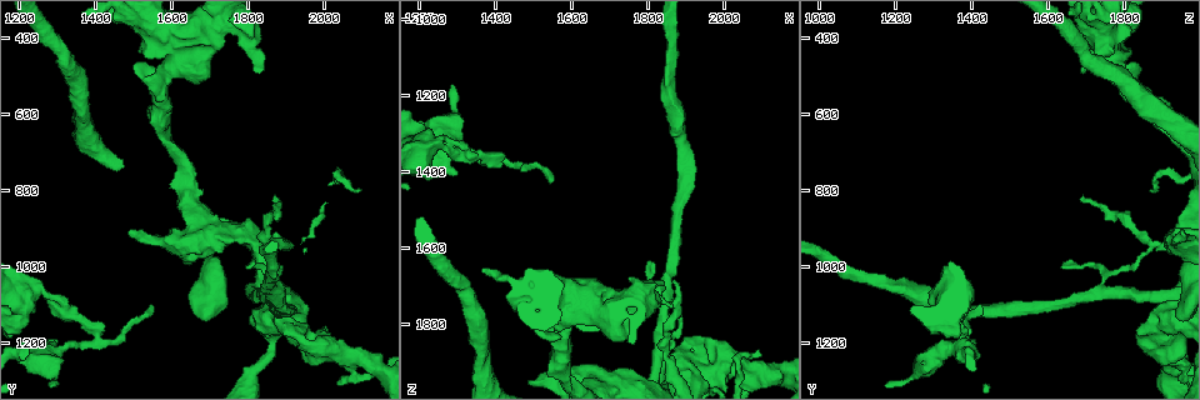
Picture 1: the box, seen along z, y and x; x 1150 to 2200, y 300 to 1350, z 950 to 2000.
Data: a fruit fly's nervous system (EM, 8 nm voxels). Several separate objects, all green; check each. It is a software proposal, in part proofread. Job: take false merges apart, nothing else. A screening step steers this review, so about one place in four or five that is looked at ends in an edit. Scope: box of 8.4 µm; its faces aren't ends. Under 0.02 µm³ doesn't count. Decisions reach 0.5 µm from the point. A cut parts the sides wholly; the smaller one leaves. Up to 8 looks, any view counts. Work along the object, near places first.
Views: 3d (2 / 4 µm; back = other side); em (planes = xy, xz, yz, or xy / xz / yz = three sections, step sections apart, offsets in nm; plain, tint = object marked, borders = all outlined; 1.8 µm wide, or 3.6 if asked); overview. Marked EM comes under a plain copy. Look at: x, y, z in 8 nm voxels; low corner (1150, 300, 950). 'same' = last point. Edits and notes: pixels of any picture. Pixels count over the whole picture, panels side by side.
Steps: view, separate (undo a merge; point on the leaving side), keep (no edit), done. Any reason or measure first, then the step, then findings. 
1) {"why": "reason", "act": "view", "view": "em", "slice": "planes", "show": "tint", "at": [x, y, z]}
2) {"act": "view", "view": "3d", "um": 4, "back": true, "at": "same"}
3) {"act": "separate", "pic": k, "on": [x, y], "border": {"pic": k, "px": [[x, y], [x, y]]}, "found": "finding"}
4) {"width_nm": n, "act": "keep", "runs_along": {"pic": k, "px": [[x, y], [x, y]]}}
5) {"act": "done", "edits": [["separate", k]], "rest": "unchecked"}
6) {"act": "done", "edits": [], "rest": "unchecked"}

{"why": "thick turns thin", "act": "view", "view": "3d", "um": 4, "at": [1640, 375, 1750]}

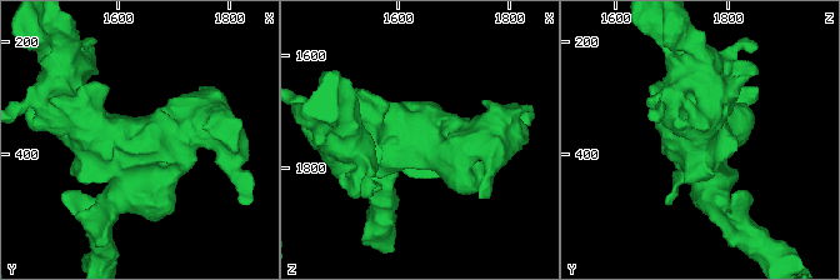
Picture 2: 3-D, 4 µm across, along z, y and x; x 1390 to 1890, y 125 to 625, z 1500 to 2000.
{"why": "now the EM", "act": "view", "view": "em", "um": 3.6, "slice": "planes", "show": "tint", "at": [1640, 385, 1750]}

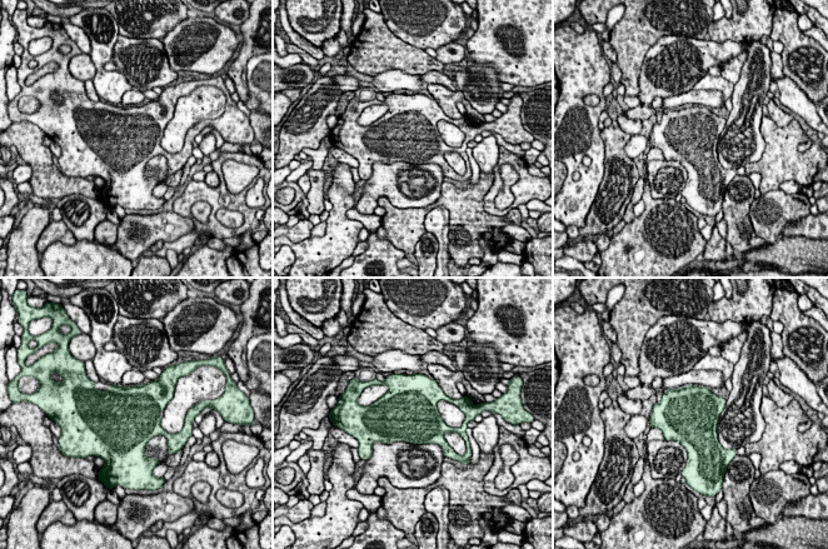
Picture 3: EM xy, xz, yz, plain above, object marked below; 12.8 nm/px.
{"width_nm": 750, "act": "keep", "found": "one neuron here"}

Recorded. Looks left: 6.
{"why": "sudden change in width", "act": "view", "view": "3d", "um": 2, "at": [1590, 935, 1940]}

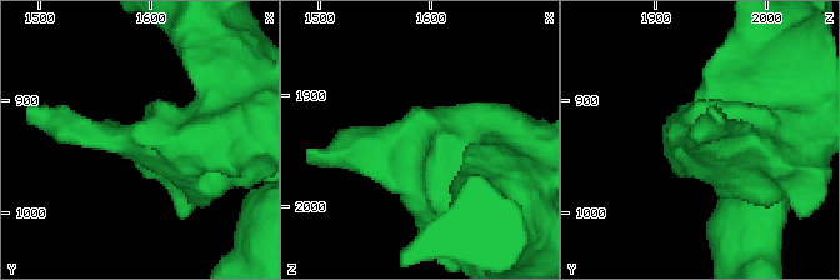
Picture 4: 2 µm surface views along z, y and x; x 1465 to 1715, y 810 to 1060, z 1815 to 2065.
{"why": "now the EM", "act": "view", "view": "em", "slice": "planes", "show": "borders", "at": [1592, 940, 1946]}

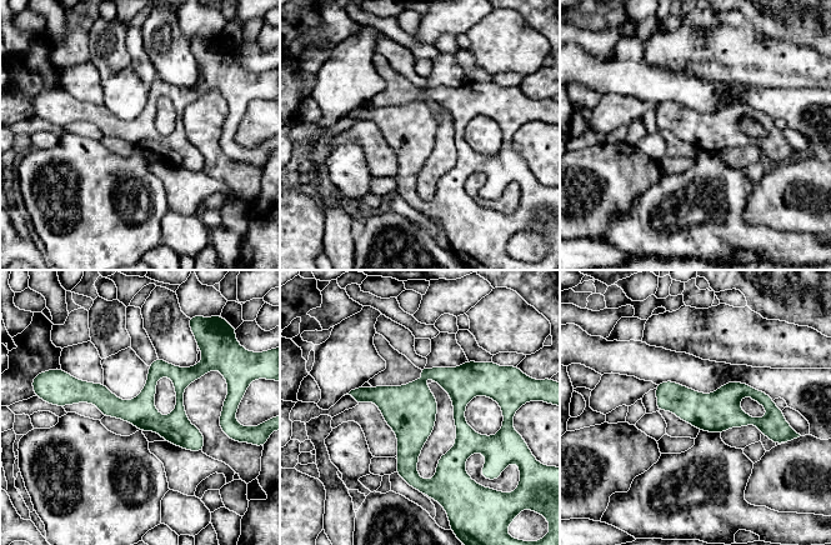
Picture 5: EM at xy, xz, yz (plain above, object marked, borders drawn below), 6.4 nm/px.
{"act": "keep", "runs_along": {"pic": 5, "px": [[66, 396], [100, 395], [200, 445]]}, "found": "continuous, no second neuron"}

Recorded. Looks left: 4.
{"why": "three-way junction", "act": "view", "view": "3d", "um": 4, "at": [1975, 1210, 1905]}

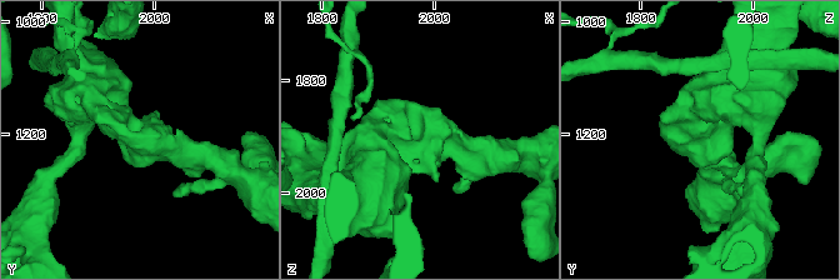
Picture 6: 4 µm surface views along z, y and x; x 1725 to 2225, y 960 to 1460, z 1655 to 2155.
{"act": "view", "view": "em", "slice": "xy", "step": 16, "show": "tint", "at": [1970, 1220, 1900]}

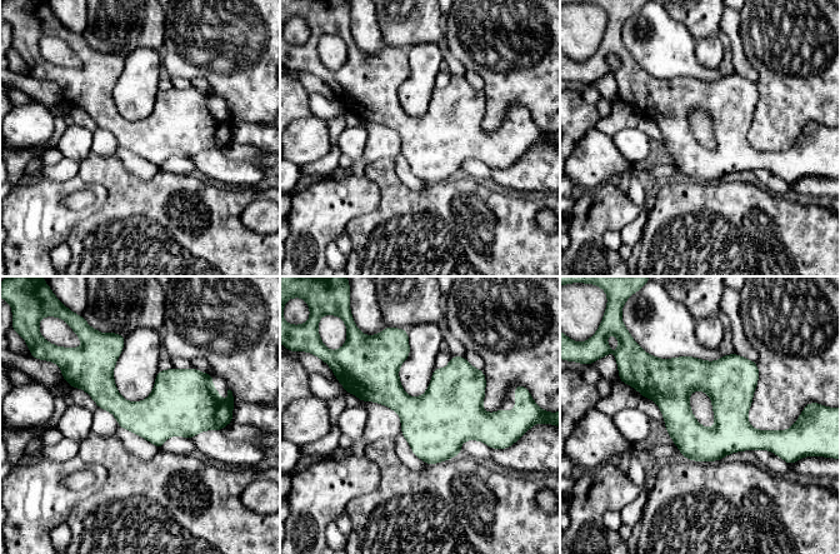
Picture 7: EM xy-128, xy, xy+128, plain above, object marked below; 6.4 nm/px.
{"act": "keep", "runs_along": {"pic": 7, "px": [[636, 384], [701, 437], [770, 434]]}, "found": "one neuron here"}

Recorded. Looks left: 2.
{"why": "sharp bend", "act": "view", "view": "em", "slice": "planes", "show": "tint", "at": [1410, 1195, 1370]}

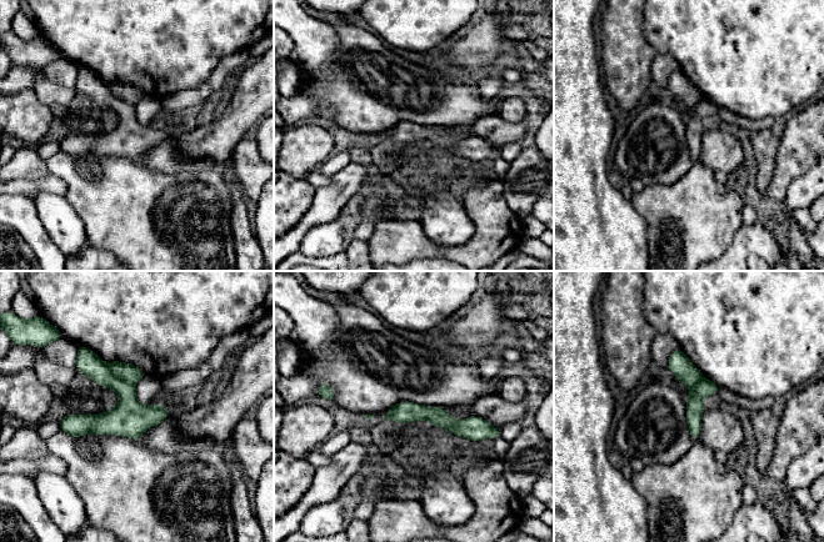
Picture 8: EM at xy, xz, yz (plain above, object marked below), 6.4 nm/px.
{"act": "separate", "pic": 8, "on": [128, 372], "found": "two neurons meet here"}

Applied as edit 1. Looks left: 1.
{"act": "done", "edits": [["separate", 8]], "rest": "unchecked"}

